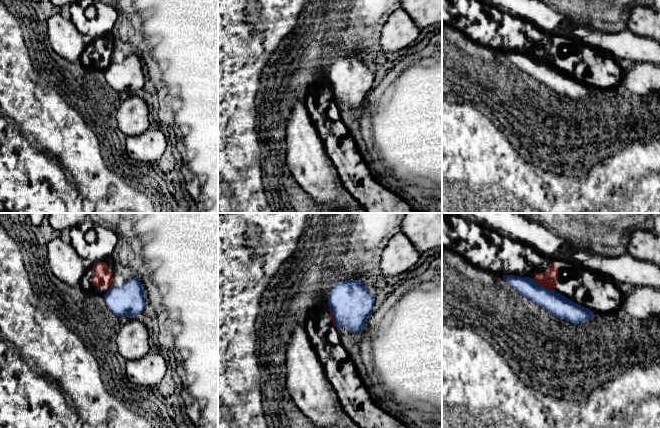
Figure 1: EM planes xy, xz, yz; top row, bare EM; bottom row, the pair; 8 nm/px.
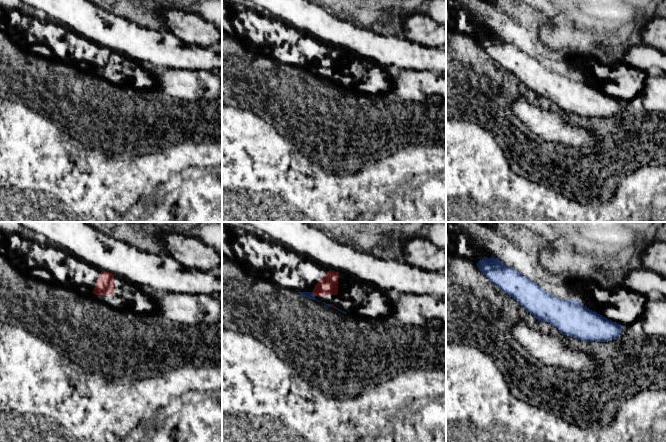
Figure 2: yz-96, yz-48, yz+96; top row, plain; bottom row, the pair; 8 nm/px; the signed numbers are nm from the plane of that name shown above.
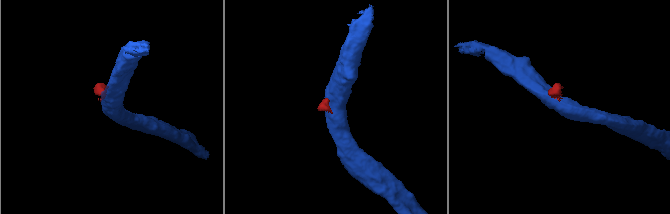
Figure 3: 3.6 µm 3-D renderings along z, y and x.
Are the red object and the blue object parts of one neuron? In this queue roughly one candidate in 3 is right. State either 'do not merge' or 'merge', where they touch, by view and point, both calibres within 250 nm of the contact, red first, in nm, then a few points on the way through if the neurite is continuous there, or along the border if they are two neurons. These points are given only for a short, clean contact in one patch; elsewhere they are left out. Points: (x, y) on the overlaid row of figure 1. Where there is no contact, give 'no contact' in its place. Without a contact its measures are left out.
do not merge; meets red in yz at (544, 286); 140 nm thick on the red side, 180 nm on the other; border along yz (532, 278), (540, 285), (556, 292)

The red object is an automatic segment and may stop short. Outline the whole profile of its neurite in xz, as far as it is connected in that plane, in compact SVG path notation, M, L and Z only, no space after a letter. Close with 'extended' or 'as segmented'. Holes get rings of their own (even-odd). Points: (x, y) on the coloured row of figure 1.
M328 306L315 310L307 319L305 329L342 409L360 428L408 428L395 417L391 409L375 399L367 383L359 377L353 357L350 356L344 339L336 328Z; extended

